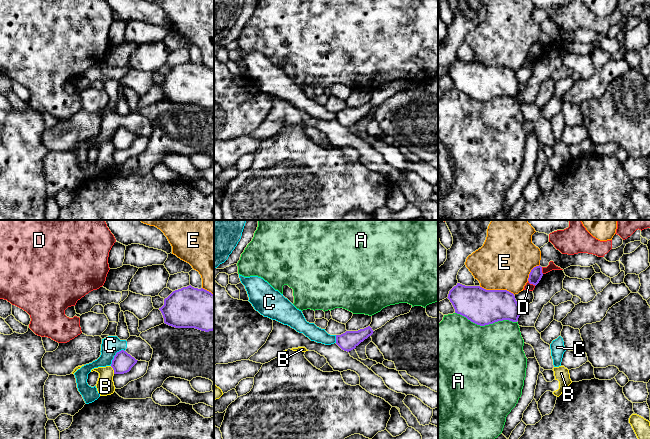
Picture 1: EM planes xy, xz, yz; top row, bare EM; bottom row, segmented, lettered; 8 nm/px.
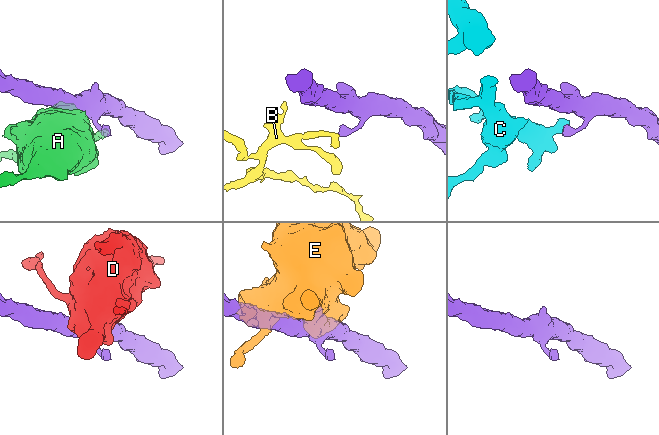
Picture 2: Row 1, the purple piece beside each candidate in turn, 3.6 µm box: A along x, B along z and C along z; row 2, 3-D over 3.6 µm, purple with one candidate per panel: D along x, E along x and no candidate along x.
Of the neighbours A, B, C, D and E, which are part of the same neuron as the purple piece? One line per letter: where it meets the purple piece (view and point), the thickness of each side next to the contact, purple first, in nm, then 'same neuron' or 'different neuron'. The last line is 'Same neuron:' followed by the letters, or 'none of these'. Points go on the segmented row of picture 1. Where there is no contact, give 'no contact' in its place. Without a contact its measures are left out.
A: contact yz (486, 324); calibres 280 and 480 nm; different neuron
B: contact xy (113, 369); calibres 160 and 140 nm; different neuron
C: contact xy (114, 356); calibres 160 and 150 nm; different neuron
D: contact yz (531, 283); calibres 100 and 60 nm; different neuron
E: contact yz (497, 290); calibres 280 and 440 nm; different neuron
Same neuron: none of these

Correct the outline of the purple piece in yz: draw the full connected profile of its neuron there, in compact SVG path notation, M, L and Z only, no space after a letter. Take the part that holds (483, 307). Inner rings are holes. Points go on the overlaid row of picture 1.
M457 283L447 298L455 313L480 326L503 320L517 322L520 316L520 306L514 294L507 290L486 290L480 286Z

